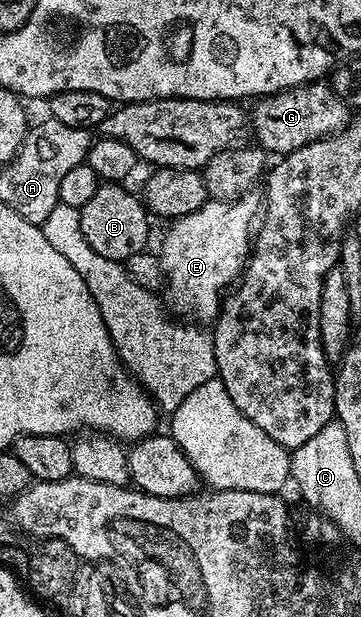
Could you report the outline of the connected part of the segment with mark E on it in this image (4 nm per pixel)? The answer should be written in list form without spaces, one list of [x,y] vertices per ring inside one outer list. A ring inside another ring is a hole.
[[[249,193],[233,203],[209,198],[202,209],[171,220],[172,228],[165,233],[158,254],[168,291],[166,303],[173,316],[181,315],[179,318],[184,321],[215,320],[226,292],[244,274],[254,246],[254,228],[261,215],[261,196],[259,199],[256,193]]]

